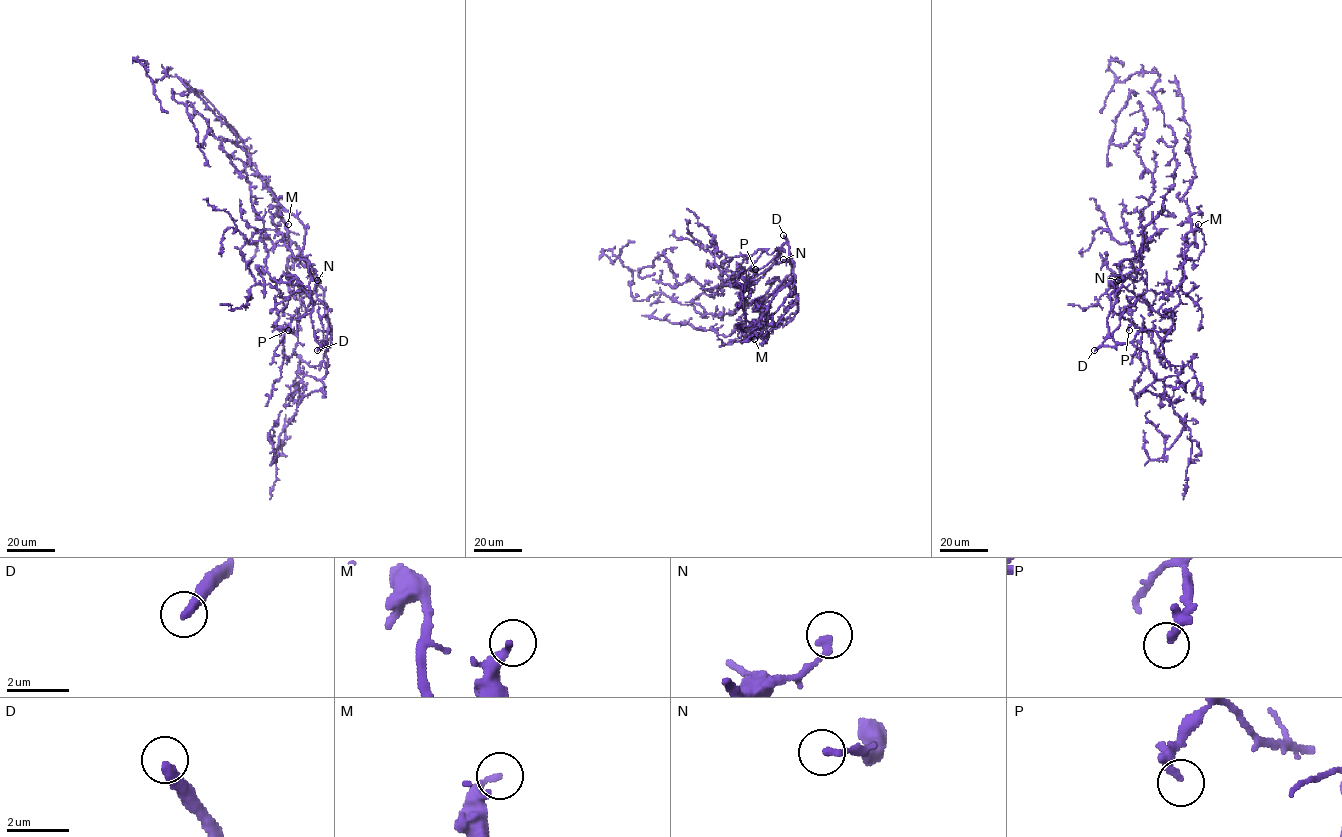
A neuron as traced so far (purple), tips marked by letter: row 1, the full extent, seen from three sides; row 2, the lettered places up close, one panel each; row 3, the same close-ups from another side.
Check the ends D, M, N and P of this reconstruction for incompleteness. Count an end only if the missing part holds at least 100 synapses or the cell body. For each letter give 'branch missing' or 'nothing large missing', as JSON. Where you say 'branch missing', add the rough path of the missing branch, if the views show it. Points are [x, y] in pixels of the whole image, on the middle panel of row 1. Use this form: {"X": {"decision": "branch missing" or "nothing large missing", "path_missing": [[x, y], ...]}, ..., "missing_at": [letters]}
{"D": {"decision": "branch missing", "path_missing": [[783, 235], [773, 229], [773, 222], [755, 203], [749, 187], [759, 187], [782, 198], [801, 200]]}, "M": {"decision": "nothing large missing"}, "N": {"decision": "nothing large missing"}, "P": {"decision": "nothing large missing"}, "missing_at": ["D"]}

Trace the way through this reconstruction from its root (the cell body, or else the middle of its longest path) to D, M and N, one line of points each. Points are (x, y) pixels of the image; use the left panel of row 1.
D: (322, 324), (324, 343), (317, 350)
M: (322, 324), (327, 343), (331, 327), (323, 291), (302, 251), (289, 238), (288, 224)
N: (322, 324), (323, 346), (316, 339), (311, 317), (314, 303), (309, 283), (317, 280)

